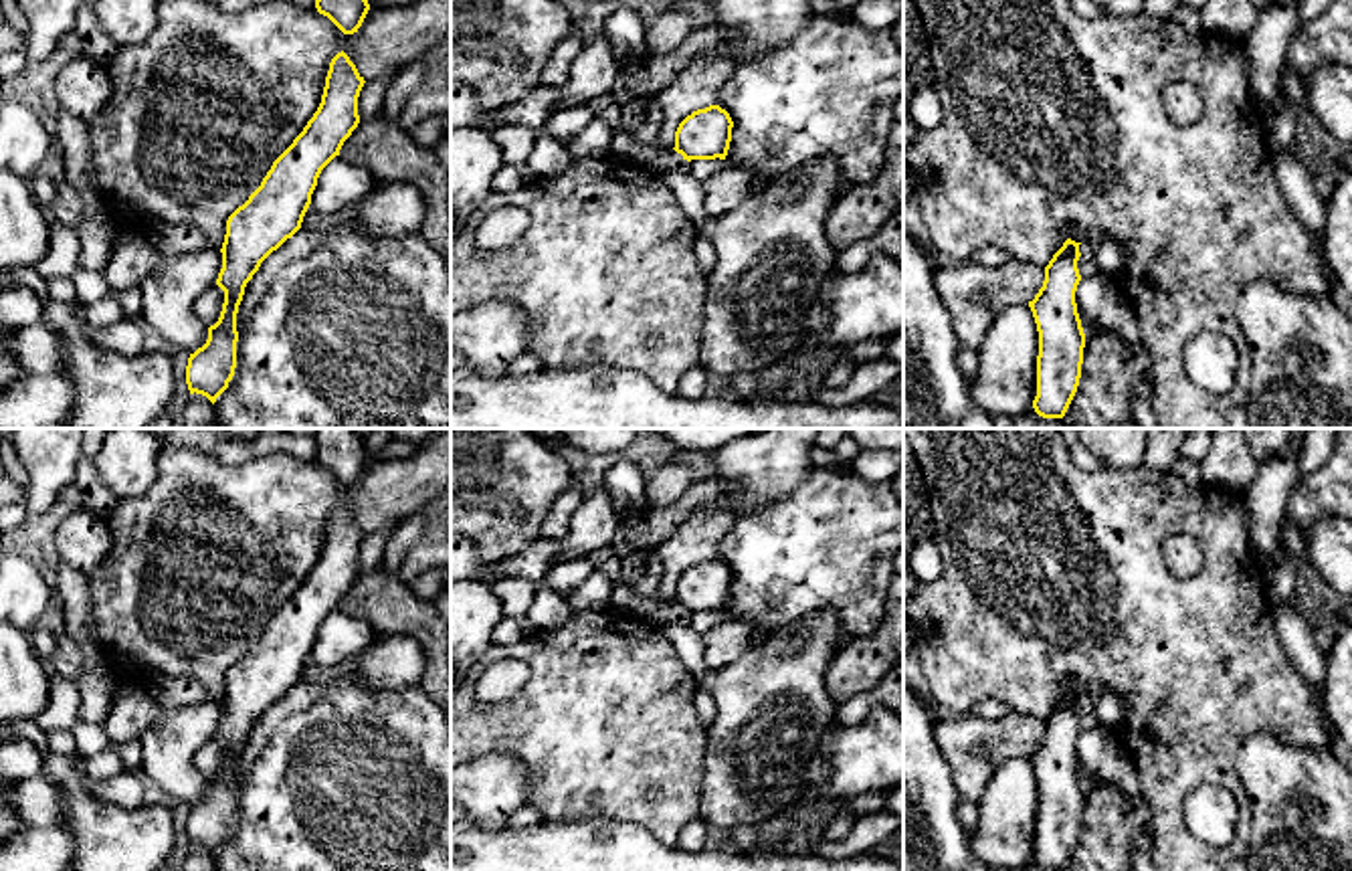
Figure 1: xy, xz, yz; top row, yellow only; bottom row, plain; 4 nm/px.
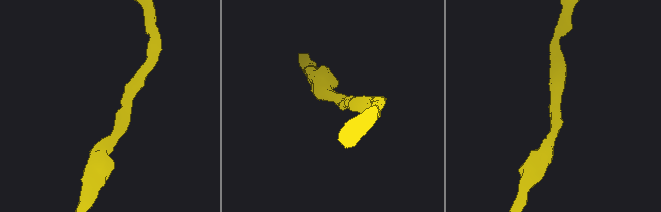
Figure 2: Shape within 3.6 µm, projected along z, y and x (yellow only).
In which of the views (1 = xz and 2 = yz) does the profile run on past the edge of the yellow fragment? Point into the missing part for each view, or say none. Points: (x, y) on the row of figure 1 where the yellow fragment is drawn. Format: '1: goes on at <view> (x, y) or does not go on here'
1: does not go on here
2: does not go on here

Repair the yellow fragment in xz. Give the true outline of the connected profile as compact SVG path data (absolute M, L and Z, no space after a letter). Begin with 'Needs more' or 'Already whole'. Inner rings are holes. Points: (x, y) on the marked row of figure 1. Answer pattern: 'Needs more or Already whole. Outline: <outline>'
Already whole. Outline: M709 105L687 115L675 131L675 152L683 160L726 160L734 121L719 105Z

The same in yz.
Already whole. Outline: M1071 238L1063 243L1045 267L1043 287L1029 301L1039 331L1033 408L1043 418L1065 416L1081 378L1085 333L1075 303L1079 245Z

